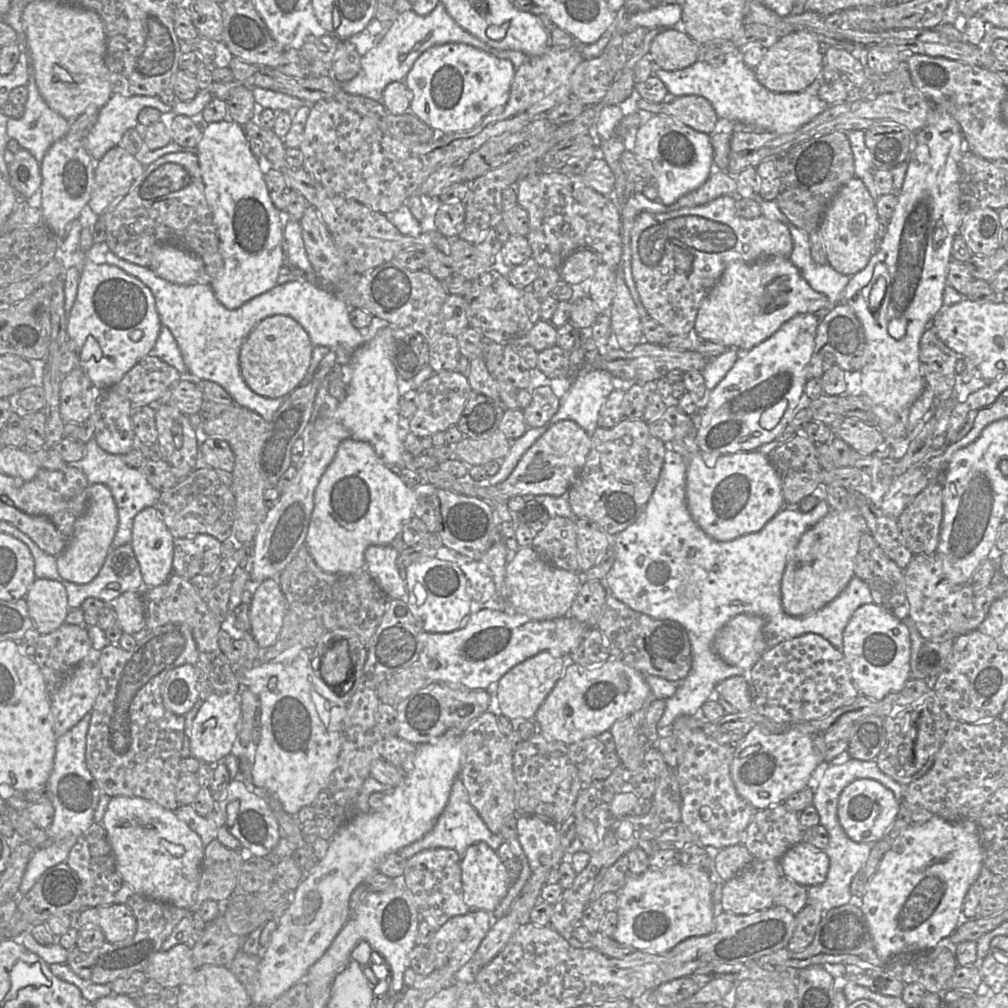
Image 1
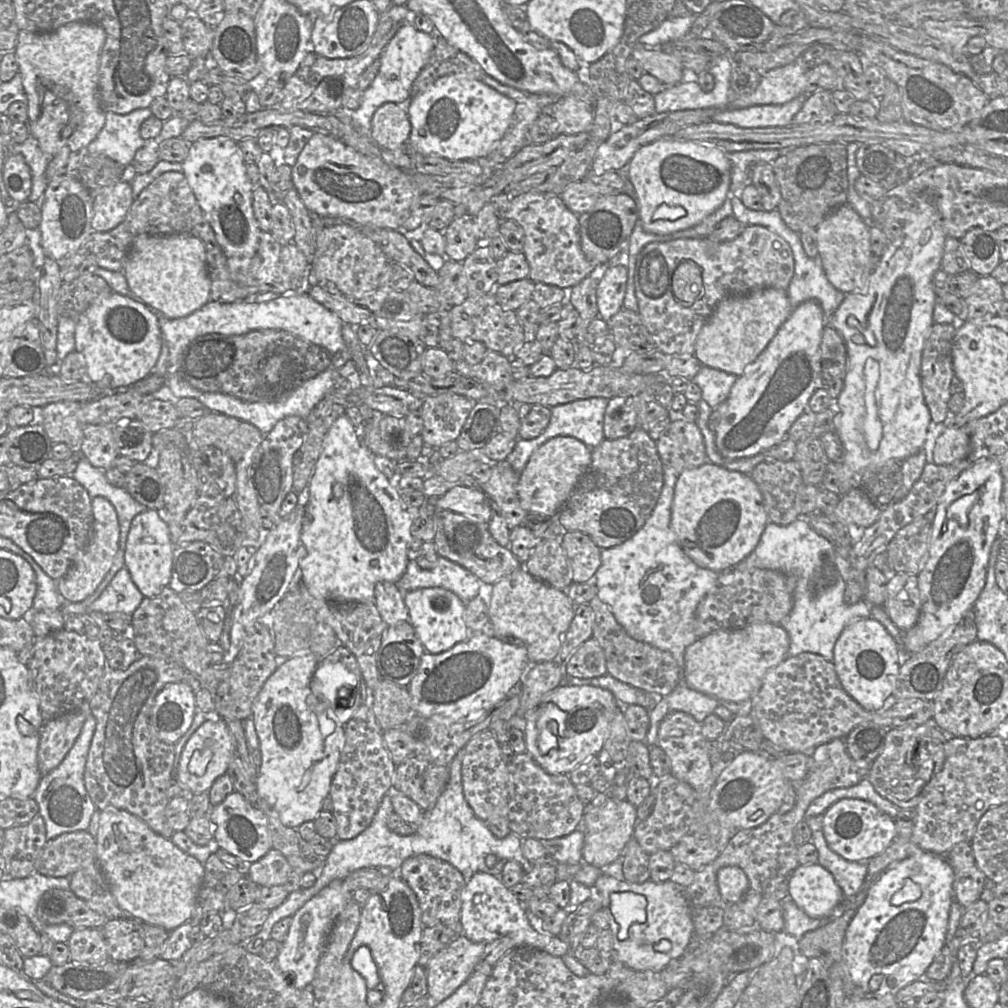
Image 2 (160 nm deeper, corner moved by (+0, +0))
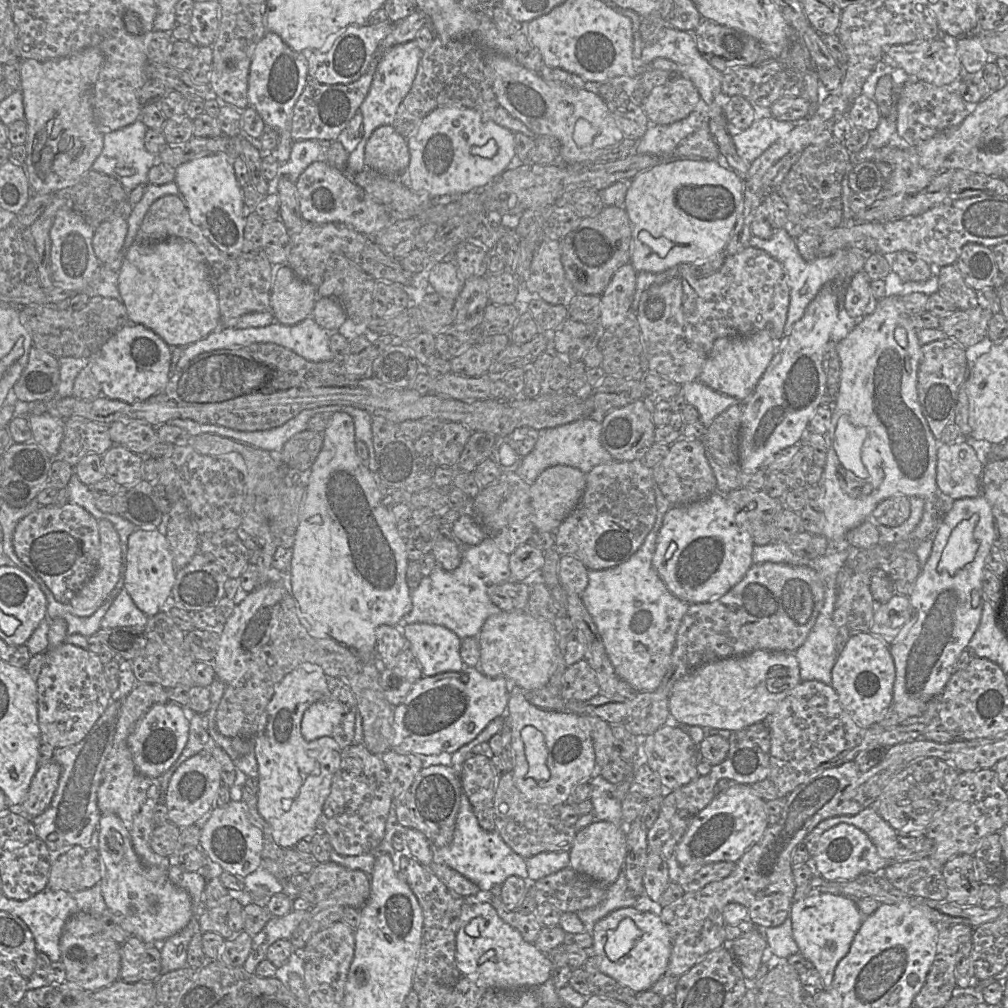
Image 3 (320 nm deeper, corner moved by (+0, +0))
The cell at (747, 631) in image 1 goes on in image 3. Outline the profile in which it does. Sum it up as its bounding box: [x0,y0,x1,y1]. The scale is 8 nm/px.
[668,650,801,730]

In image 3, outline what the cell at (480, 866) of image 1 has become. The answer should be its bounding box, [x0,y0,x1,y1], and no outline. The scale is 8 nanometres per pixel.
[456,890,552,991]

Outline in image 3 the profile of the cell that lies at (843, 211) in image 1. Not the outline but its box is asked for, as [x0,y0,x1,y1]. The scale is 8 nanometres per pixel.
[845,270,876,320]

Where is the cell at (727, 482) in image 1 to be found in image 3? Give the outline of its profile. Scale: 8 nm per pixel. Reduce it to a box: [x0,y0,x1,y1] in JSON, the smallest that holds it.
[653,492,753,603]

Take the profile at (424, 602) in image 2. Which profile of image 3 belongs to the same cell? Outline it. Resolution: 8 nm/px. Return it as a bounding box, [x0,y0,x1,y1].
[401,623,463,676]

